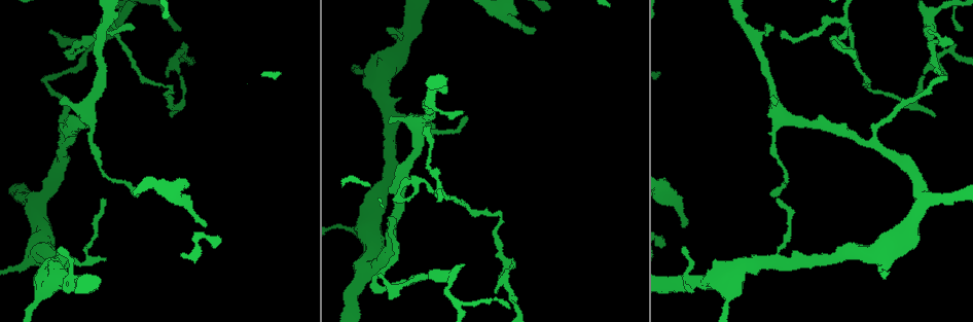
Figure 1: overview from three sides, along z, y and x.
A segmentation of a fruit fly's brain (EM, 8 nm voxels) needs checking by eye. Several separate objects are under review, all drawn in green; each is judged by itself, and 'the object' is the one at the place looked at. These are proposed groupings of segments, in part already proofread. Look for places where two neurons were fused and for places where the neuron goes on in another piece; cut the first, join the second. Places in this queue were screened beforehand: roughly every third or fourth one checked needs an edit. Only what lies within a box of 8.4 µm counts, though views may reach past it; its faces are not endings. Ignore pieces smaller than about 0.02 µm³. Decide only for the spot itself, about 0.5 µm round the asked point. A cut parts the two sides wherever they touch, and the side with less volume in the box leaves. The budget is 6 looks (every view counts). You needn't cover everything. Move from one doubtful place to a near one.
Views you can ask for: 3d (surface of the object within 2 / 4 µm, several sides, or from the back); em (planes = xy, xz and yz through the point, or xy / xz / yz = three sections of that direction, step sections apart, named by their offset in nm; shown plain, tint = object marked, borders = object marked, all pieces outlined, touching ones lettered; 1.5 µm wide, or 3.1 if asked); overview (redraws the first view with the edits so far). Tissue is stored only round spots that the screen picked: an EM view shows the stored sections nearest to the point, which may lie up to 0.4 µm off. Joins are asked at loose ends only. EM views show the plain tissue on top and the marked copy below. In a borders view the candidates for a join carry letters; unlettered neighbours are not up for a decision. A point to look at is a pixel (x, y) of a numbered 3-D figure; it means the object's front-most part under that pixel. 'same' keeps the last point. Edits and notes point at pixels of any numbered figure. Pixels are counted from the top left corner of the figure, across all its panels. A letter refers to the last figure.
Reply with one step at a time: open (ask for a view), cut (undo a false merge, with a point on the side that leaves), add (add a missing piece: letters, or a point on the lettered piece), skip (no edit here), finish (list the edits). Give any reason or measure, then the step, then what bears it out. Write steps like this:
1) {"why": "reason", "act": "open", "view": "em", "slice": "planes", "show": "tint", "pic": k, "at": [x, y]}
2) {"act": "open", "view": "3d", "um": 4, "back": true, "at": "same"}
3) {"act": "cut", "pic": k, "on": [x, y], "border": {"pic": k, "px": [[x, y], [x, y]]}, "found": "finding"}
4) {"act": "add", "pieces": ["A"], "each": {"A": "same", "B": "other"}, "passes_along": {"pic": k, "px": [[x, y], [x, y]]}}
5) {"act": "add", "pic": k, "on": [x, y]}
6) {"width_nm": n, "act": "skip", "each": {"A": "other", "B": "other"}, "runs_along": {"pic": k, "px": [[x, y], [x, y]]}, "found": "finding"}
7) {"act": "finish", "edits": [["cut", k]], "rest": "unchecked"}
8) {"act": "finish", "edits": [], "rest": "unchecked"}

{"why": "arms part here", "act": "open", "view": "3d", "um": 4, "pic": 1, "at": [374, 74]}

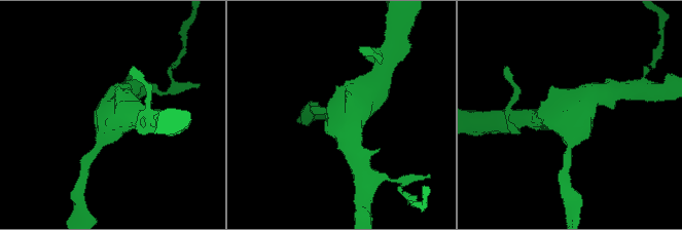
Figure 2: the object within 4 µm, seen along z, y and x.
{"arms": 3, "why": "shape alone is not enough", "act": "open", "view": "em", "slice": "planes", "show": "borders", "pic": 2, "at": [573, 126]}

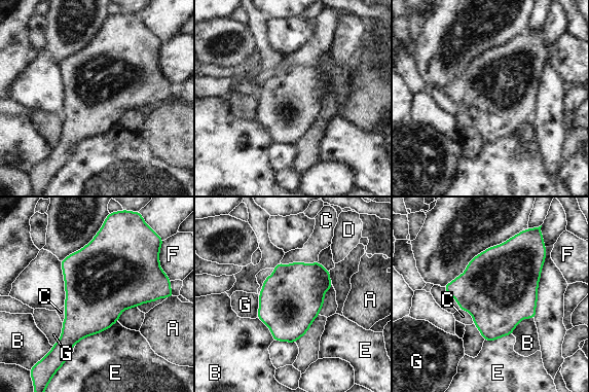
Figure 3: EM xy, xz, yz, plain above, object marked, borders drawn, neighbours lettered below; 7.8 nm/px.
{"act": "skip", "each": {"A": "other", "B": "other", "C": "other", "D": "other", "E": "other", "F": "other", "G": "other"}, "found": "continuous, no second neuron"}

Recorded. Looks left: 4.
{"why": "abrupt turn", "act": "open", "view": "3d", "um": 4, "pic": 1, "at": [500, 215]}

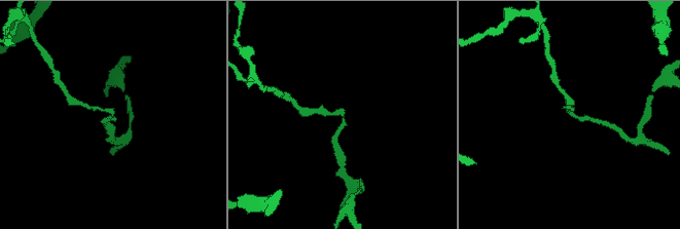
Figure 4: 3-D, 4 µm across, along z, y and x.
{"why": "shape alone is not enough", "act": "open", "view": "em", "um": 3.1, "slice": "planes", "show": "tint", "pic": 4, "at": [574, 116]}

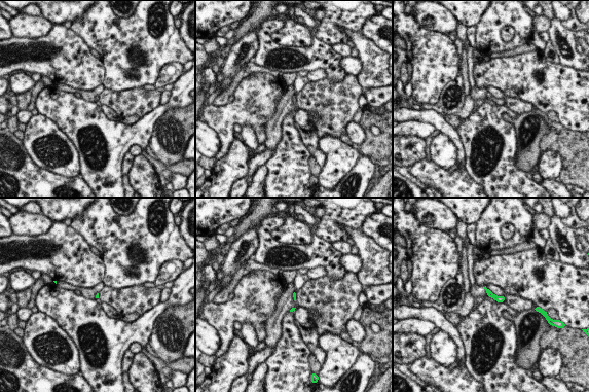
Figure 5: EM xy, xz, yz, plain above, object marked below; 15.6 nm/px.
{"why": "what lies round it", "act": "open", "view": "em", "um": 3.1, "slice": "planes", "show": "borders", "at": "same"}

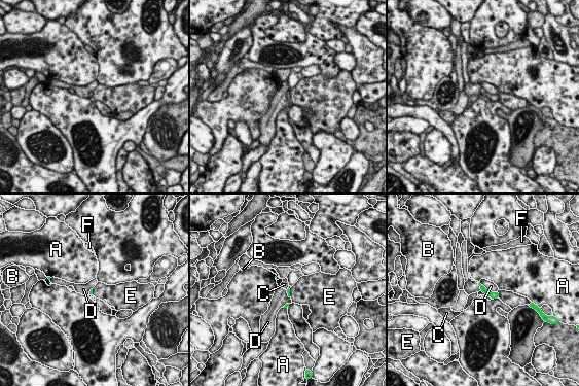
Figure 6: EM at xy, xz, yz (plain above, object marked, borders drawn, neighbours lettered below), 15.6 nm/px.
{"longest_contact_nm": ["D", 320], "act": "skip", "each": {"A": "other", "B": "other", "C": "other", "D": "other", "E": "other", "F": "other"}, "border": {"pic": 6, "px": [[479, 282], [489, 290], [497, 291]]}, "found": "continuous, no second neuron"}

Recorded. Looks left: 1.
{"why": "thin end", "act": "open", "view": "em", "slice": "planes", "show": "borders", "pic": 1, "at": [461, 111]}

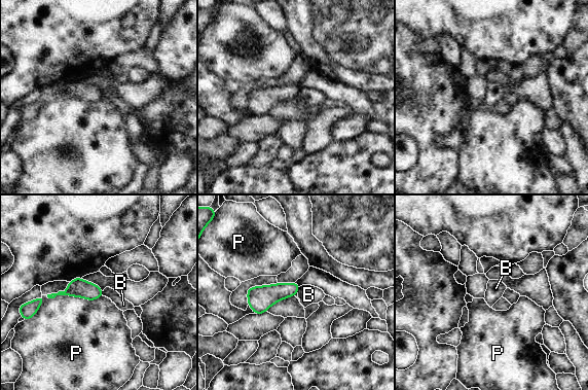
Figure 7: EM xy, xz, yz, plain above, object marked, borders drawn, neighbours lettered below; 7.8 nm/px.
{"longest_contact_nm": ["P", 440], "act": "skip", "each": {"B": "other", "P": "other"}, "border": {"pic": 7, "px": [[102, 295], [94, 299], [46, 296]]}, "found": "none of them fits"}

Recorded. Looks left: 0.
{"act": "finish", "edits": [], "rest": "unchecked"}

